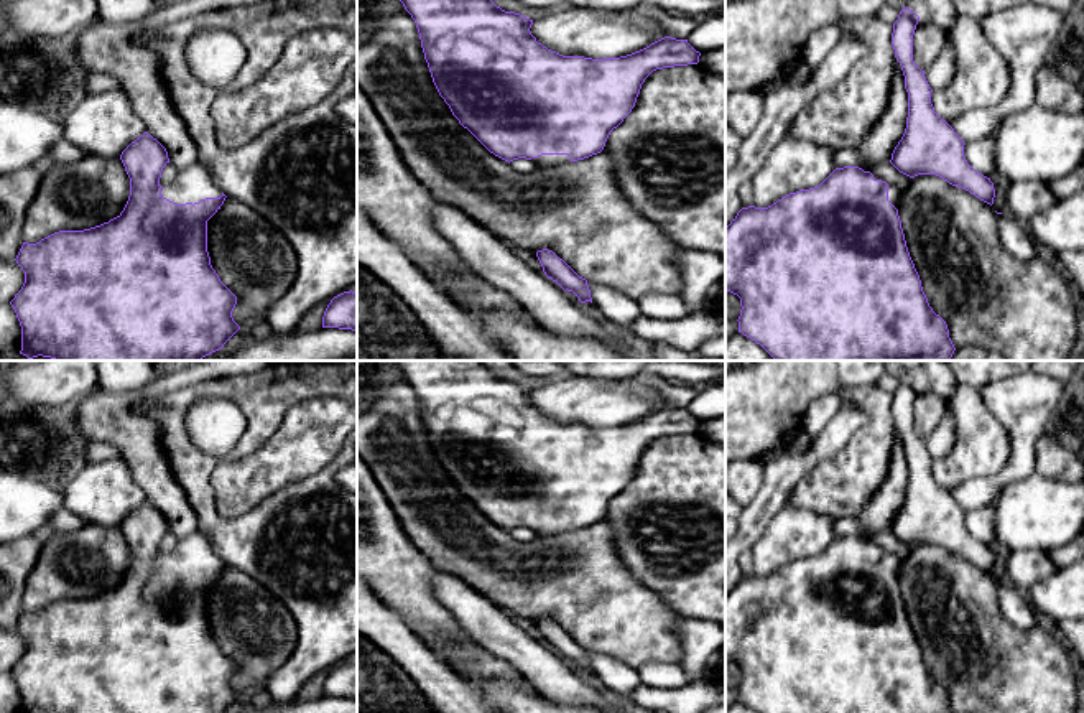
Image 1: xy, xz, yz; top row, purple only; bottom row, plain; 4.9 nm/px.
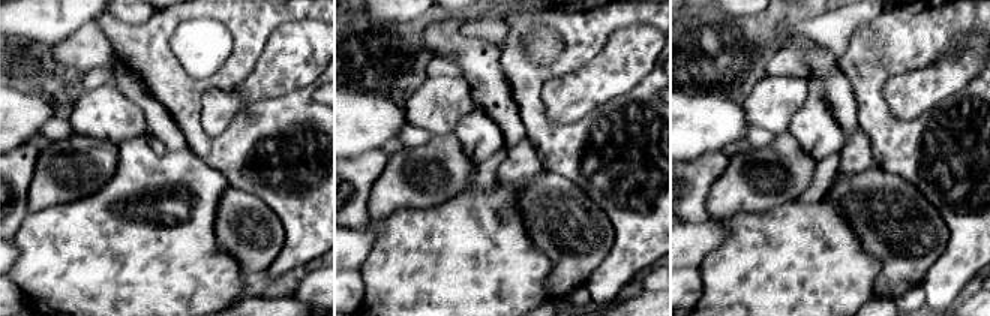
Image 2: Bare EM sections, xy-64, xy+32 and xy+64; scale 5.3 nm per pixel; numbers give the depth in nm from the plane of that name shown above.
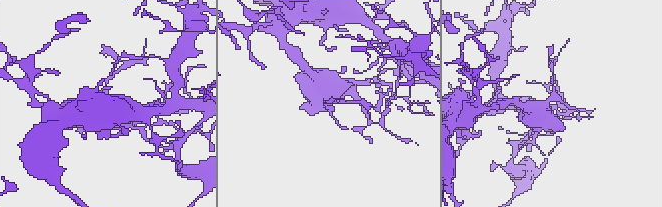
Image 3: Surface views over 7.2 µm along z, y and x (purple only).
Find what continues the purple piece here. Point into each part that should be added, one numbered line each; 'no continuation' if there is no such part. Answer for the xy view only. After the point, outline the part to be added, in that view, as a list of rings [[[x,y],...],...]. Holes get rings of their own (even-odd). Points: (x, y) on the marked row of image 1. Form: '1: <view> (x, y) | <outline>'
1: xy (191, 185) | [[[199,161],[181,170],[169,186],[161,188],[161,198],[176,204],[194,204],[206,198],[220,196],[222,191],[214,184],[211,173]]]

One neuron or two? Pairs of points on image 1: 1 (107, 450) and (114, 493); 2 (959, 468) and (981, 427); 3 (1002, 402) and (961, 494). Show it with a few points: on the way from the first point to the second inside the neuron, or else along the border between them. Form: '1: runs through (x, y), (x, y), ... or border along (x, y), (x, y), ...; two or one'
1: border along (117, 456), (88, 463); two
2: runs through (969, 458), (981, 447), (981, 437); one
3: runs through (1020, 432), (1020, 460), (991, 486); one

